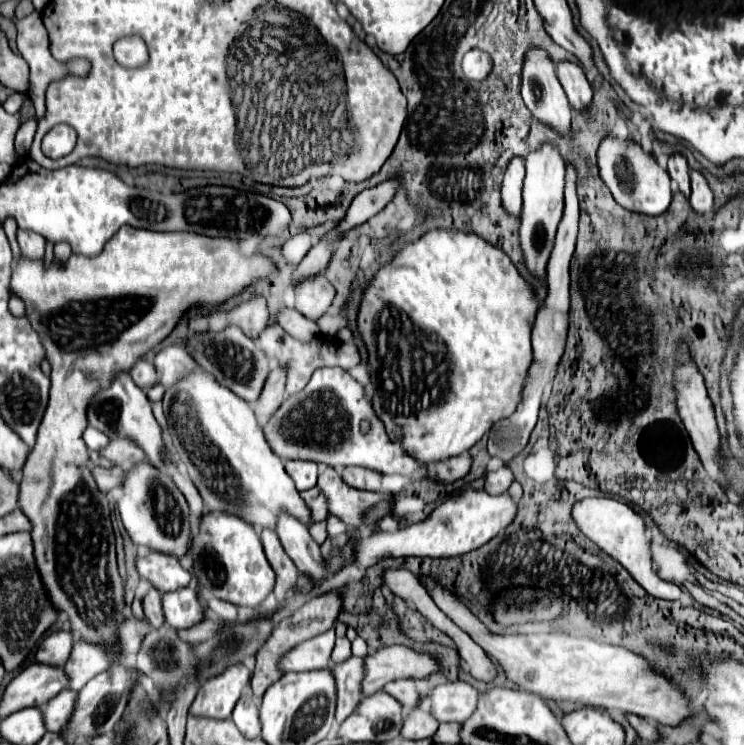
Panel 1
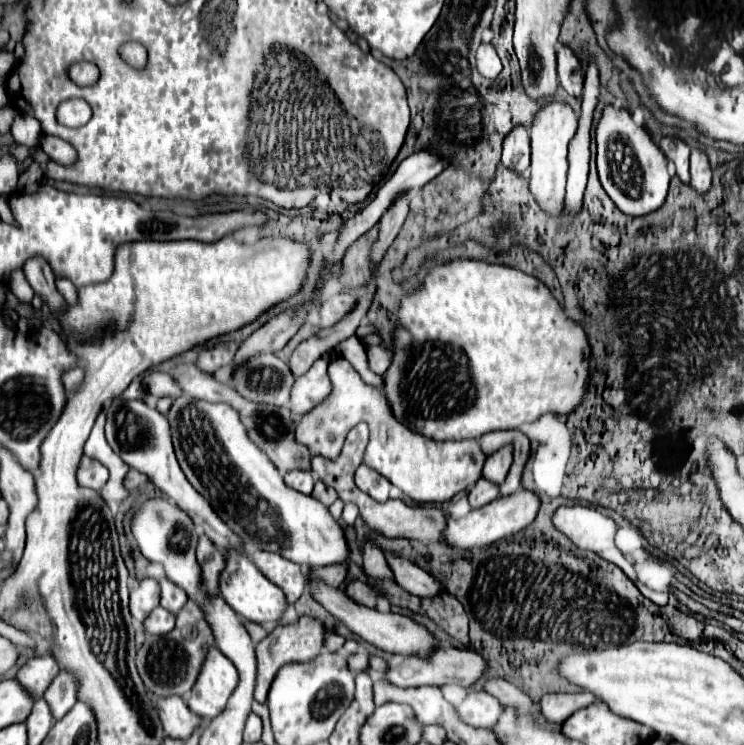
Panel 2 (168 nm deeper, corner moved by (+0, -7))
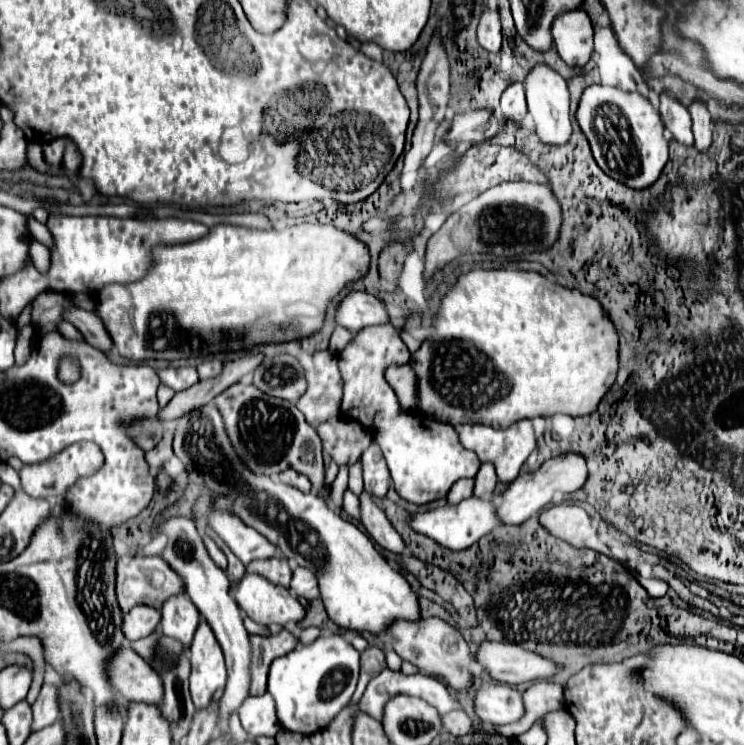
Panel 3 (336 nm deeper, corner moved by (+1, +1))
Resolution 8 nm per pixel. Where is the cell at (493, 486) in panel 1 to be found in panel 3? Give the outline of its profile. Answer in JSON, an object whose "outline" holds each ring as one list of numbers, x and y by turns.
{"outline":[[458,480,458,482,452,484,446,500,448,500,448,504,458,504,458,502,470,498,472,490,474,490,474,482,472,480]]}

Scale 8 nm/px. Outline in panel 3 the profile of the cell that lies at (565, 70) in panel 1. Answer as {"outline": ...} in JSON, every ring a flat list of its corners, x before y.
{"outline":[[582,8,560,12,552,22,554,46,570,66,584,66,594,50,592,22]]}

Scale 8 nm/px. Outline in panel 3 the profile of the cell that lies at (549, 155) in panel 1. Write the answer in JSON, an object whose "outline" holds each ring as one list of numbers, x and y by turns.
{"outline":[[534,64,532,70,526,74,526,100,528,112,534,118,536,132,542,142,548,144,562,144,570,140,572,124,570,124,570,96,566,80,548,64]]}

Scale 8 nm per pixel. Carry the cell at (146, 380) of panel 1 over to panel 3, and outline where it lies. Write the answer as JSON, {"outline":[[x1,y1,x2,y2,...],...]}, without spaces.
{"outline":[[164,368,164,370,158,370,158,376,162,384,170,386,176,392,186,390,198,382,196,368]]}

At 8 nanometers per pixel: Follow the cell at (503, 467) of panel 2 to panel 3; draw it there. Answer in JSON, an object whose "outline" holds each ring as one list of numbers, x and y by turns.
{"outline":[[482,464,476,478,474,478,474,496,484,496,486,492,492,492,494,486,496,486,498,478,496,478,496,472,494,472,494,466,492,464]]}

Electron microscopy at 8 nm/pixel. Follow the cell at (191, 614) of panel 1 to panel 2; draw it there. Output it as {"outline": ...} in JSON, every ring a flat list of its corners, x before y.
{"outline":[[157,606,149,614,149,618,145,620,143,626,145,626,145,630,149,634,169,634,173,630,173,626,175,626,175,620,177,620,177,616,173,612,165,610,163,606]]}

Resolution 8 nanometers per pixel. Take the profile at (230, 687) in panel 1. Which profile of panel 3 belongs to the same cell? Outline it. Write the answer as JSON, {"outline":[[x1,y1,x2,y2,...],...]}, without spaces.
{"outline":[[202,618,190,646,190,694,196,708,210,704,214,694,226,686,226,664,222,648,208,622]]}

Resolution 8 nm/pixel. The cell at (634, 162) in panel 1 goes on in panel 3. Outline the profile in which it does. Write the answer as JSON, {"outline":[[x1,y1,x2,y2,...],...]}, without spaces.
{"outline":[[592,84,584,90,576,122,590,142,596,164,614,180,632,188,652,186,664,164,668,162,668,140,664,138,664,124,660,112,640,92,624,92,614,86]]}

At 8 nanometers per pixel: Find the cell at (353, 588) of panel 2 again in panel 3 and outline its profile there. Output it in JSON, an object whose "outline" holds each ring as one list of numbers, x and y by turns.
{"outline":[[210,404,202,410,194,410,178,422,174,454,188,472,202,476,208,488,234,498,236,504,232,512,242,518,242,522,274,542,292,564,304,566,316,574,320,598,330,620,338,626,378,636,396,620,418,622,422,618,418,596,412,592,408,580,384,560,358,526,340,518,316,494,302,494,298,488,282,482,274,484,272,478,250,474,250,470,242,466,242,460,234,454,226,438,222,416,216,406]]}

